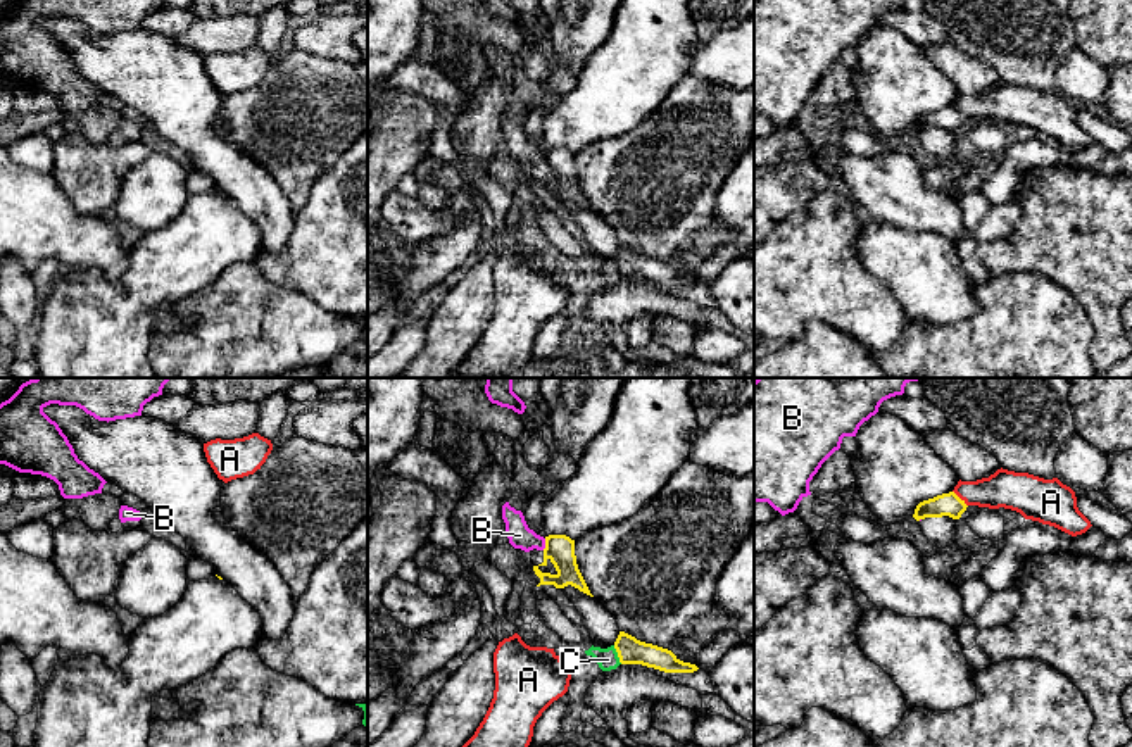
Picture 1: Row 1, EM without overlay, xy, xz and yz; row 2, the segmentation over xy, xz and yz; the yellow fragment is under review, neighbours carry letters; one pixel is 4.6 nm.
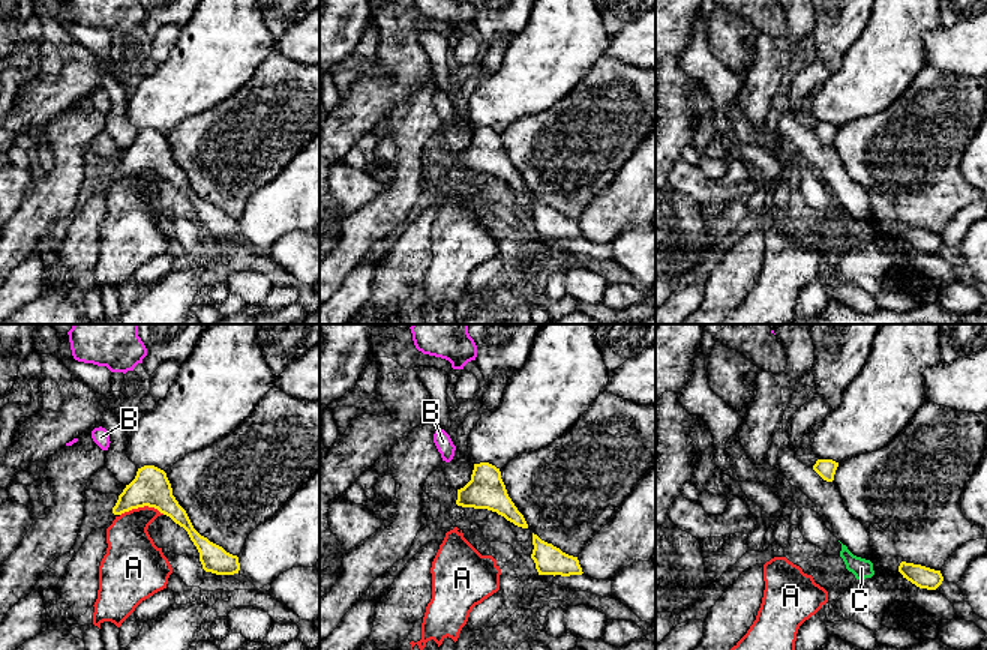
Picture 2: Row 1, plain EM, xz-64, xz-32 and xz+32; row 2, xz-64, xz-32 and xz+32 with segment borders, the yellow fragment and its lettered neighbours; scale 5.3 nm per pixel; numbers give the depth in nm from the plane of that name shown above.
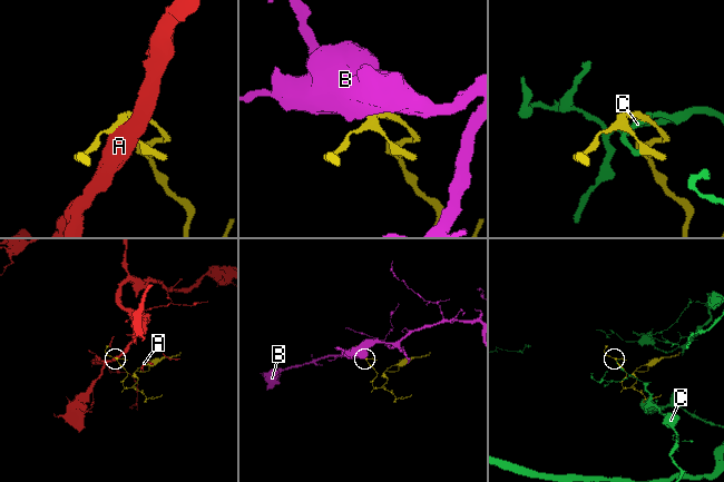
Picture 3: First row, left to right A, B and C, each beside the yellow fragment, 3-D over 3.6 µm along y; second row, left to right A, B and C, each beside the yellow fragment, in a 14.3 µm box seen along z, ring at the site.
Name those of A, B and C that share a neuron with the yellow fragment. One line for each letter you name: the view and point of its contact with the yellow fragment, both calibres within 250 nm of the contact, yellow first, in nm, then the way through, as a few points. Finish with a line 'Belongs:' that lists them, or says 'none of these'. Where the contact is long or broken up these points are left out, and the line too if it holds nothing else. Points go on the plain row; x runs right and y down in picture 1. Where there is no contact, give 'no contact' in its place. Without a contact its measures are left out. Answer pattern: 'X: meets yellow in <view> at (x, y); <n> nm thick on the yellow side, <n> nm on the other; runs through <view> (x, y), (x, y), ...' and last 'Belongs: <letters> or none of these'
Belongs: none of these

